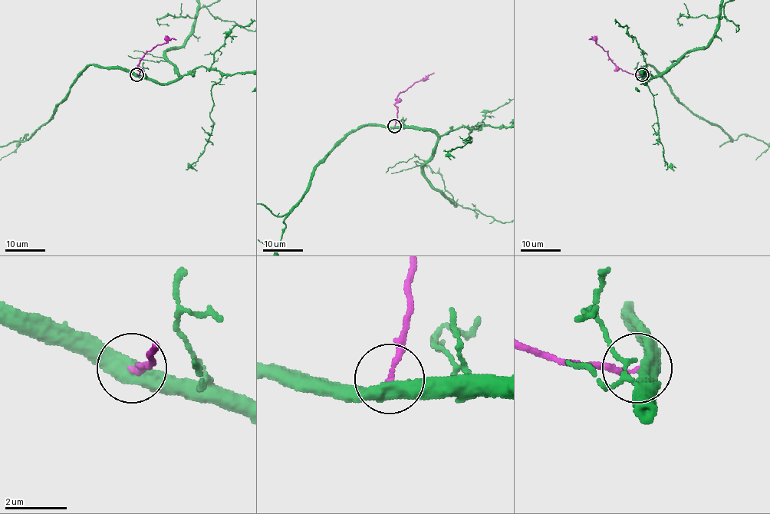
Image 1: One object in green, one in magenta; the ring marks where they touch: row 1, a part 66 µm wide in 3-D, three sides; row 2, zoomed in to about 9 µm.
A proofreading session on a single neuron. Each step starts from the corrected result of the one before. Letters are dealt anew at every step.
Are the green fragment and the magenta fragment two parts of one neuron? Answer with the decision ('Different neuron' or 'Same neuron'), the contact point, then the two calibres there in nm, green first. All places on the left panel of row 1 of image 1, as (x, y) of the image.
Different neuron. Place: (136, 74). Thickness 500 nm (green) against 140 nm

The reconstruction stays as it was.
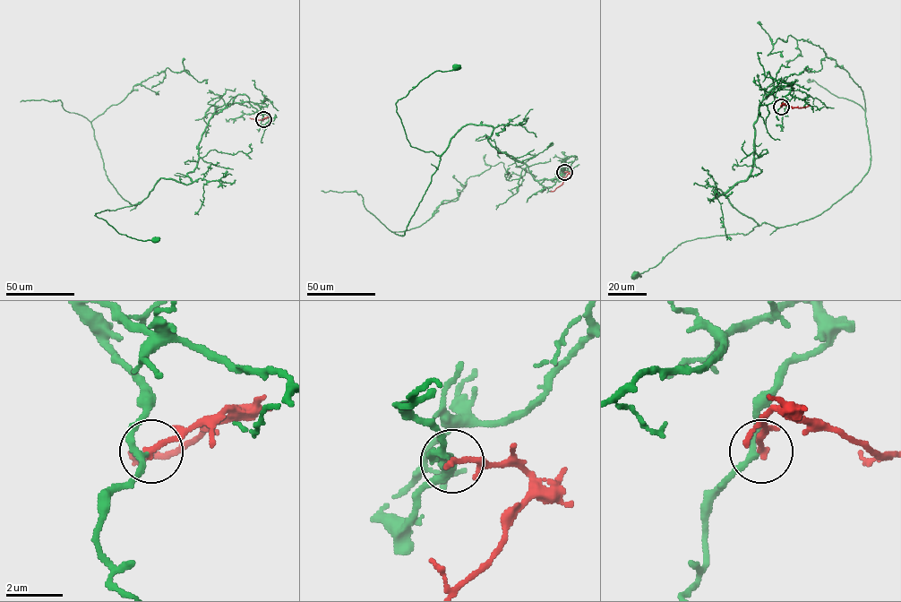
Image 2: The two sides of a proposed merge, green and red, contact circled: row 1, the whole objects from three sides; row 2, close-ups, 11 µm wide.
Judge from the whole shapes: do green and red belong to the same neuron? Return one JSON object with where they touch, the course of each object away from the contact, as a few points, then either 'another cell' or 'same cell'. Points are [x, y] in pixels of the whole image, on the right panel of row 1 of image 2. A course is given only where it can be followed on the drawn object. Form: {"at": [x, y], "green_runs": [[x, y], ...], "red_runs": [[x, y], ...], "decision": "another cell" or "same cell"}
{"at": [781, 107], "green_runs": [[781, 107], [792, 82], [759, 106], [750, 175], [715, 190], [759, 226], [685, 241], [635, 274]], "red_runs": [[781, 107], [784, 104], [800, 107], [809, 105]], "decision": "same cell"}

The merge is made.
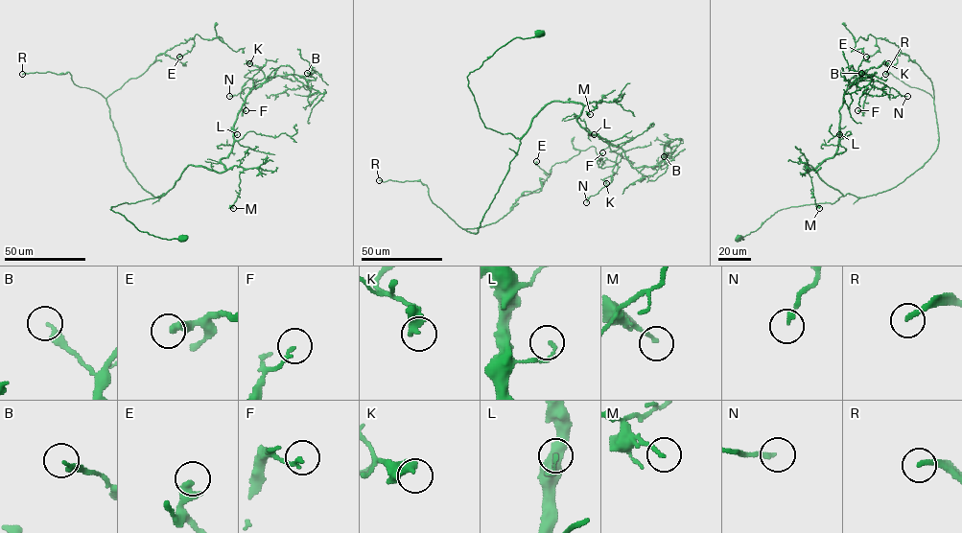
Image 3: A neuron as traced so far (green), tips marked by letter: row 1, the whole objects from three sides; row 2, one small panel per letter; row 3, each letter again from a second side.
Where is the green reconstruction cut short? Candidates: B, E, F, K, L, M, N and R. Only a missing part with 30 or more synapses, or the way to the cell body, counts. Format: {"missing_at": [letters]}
{"missing_at": ["E", "R"]}

